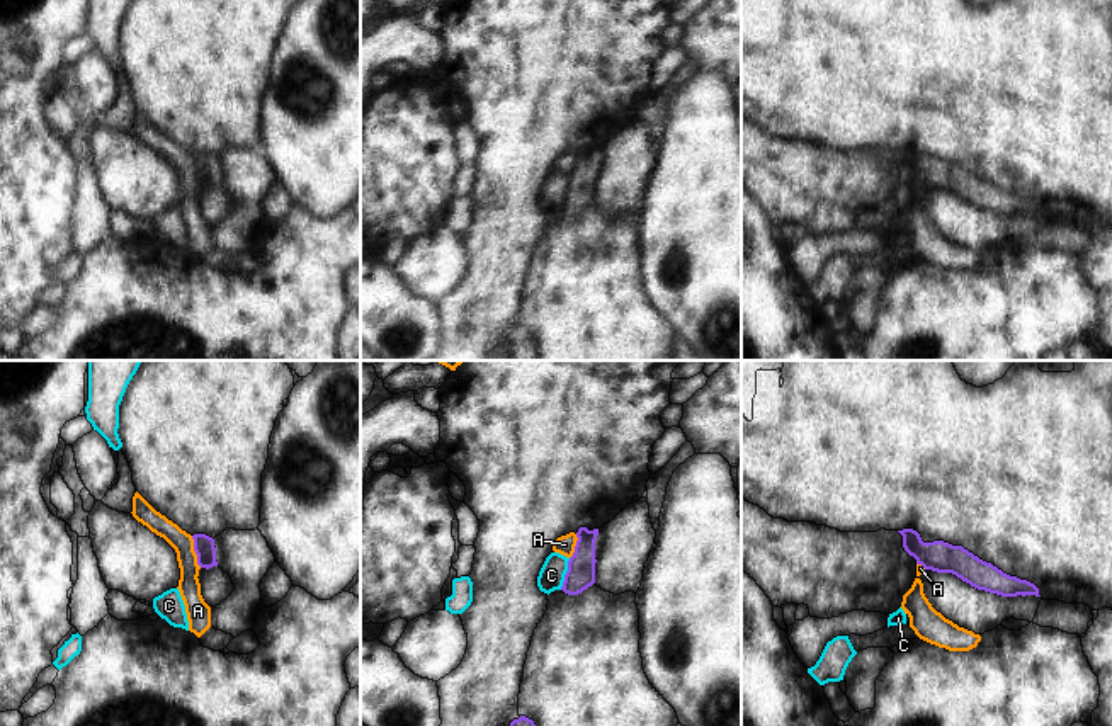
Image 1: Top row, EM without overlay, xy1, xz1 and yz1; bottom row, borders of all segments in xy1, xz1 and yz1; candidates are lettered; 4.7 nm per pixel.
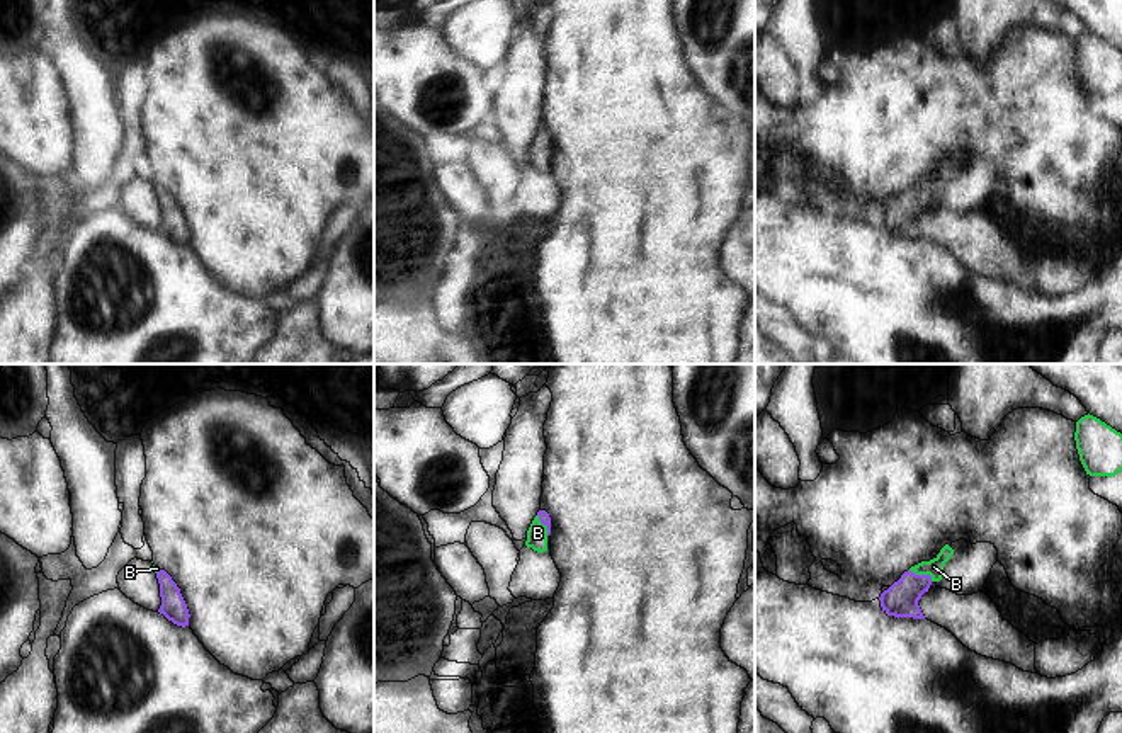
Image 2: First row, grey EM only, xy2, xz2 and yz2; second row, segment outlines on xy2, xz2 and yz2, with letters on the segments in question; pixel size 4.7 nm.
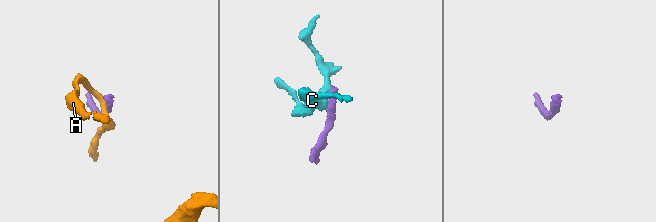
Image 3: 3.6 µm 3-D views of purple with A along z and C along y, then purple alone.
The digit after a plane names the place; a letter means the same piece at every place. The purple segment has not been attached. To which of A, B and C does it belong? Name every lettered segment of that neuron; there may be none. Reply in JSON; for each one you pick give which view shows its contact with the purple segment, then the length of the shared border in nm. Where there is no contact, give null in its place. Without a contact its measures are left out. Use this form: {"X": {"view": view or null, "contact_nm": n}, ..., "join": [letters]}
{"B": {"view": "yz2", "contact_nm": 130}, "join": ["B"]}

